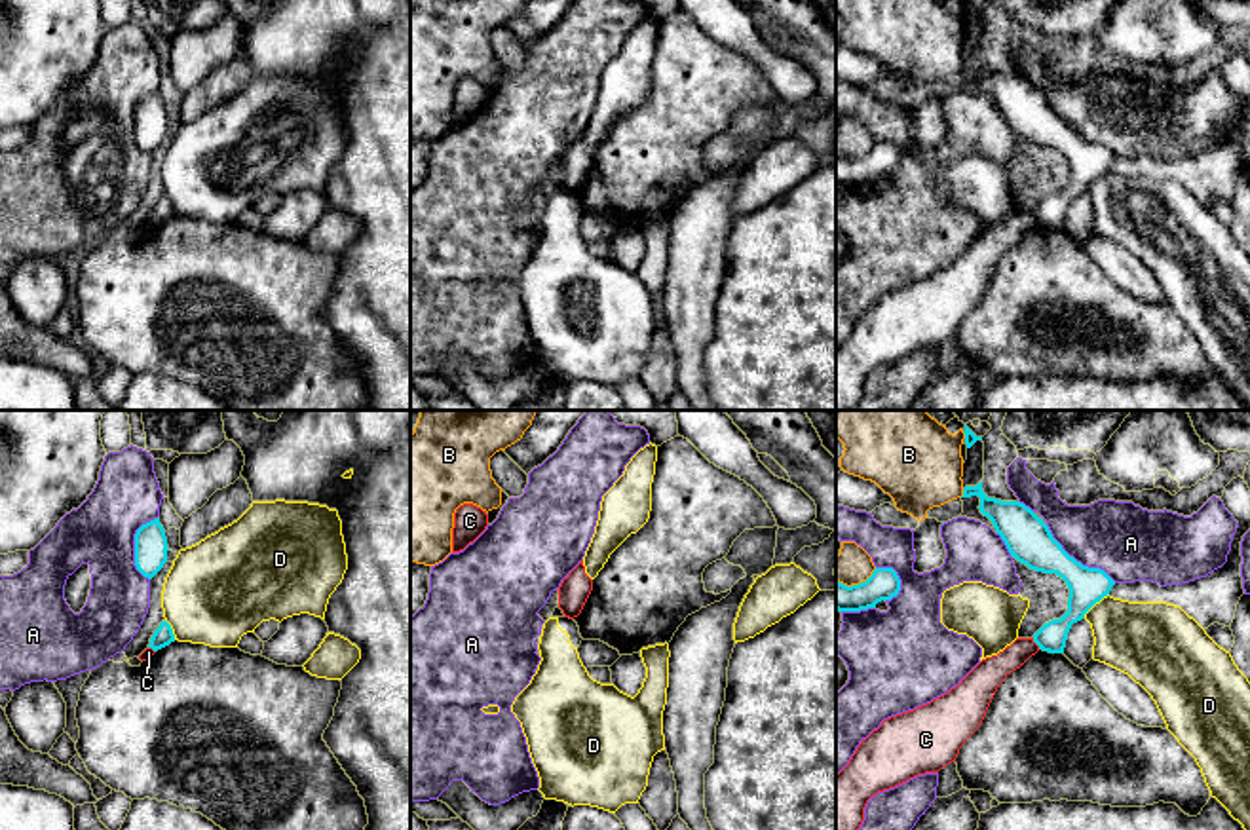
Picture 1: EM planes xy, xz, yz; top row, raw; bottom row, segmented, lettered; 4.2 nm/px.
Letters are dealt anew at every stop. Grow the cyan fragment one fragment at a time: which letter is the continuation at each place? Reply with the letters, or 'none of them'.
none of them

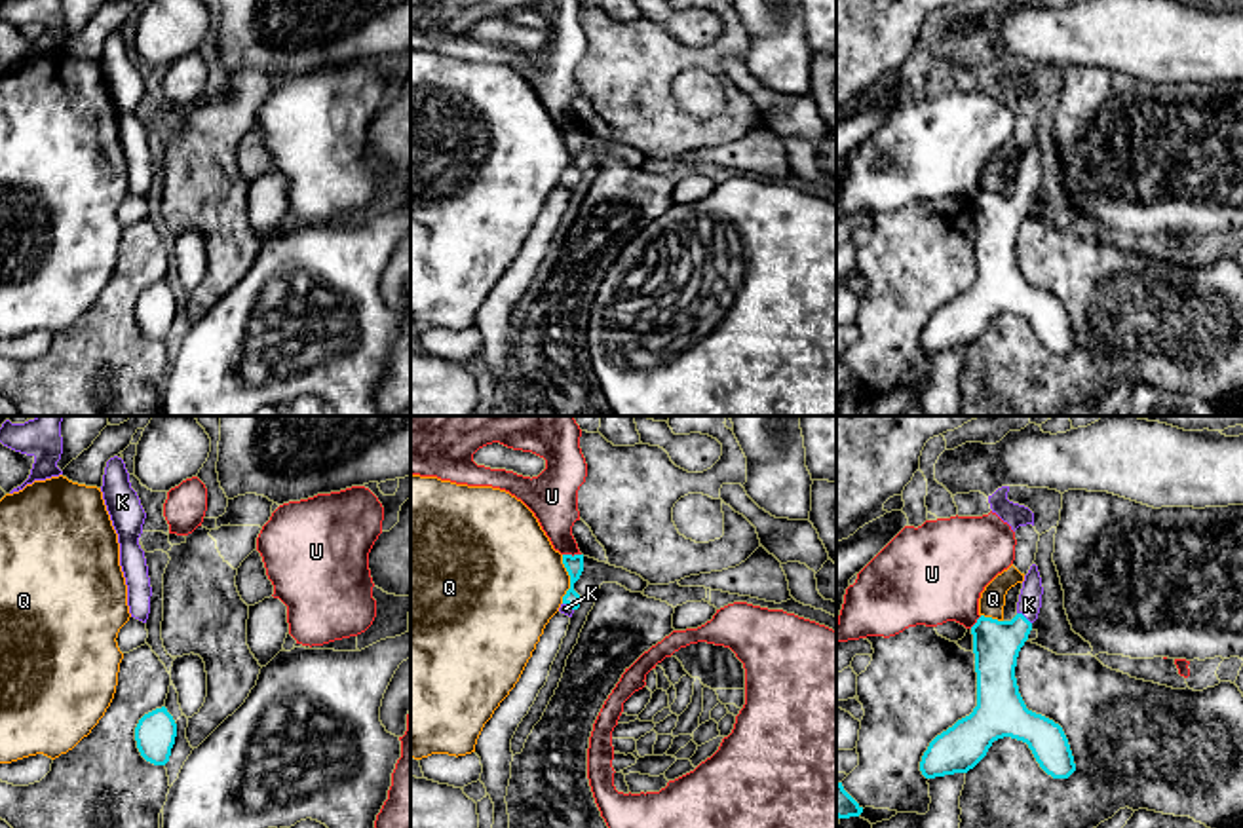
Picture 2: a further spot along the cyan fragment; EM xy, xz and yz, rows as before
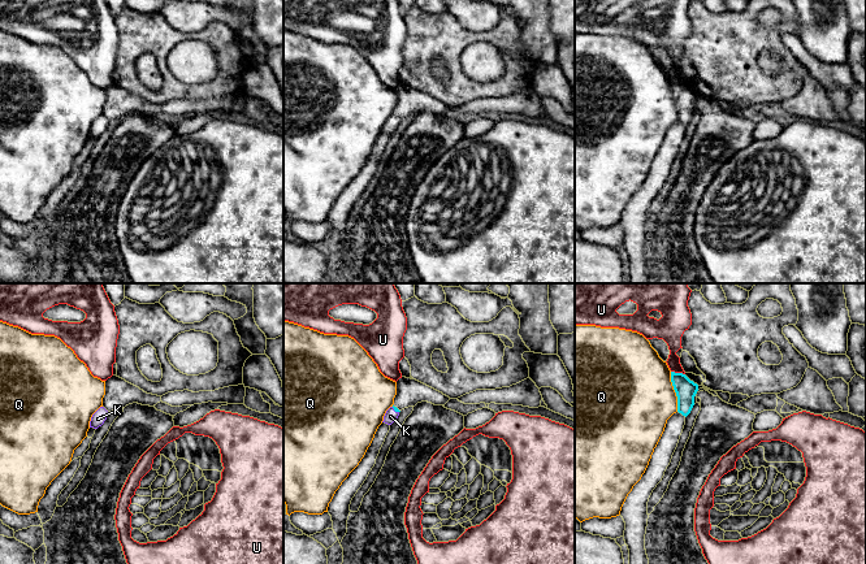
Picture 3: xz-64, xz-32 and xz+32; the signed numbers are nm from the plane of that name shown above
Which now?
K

